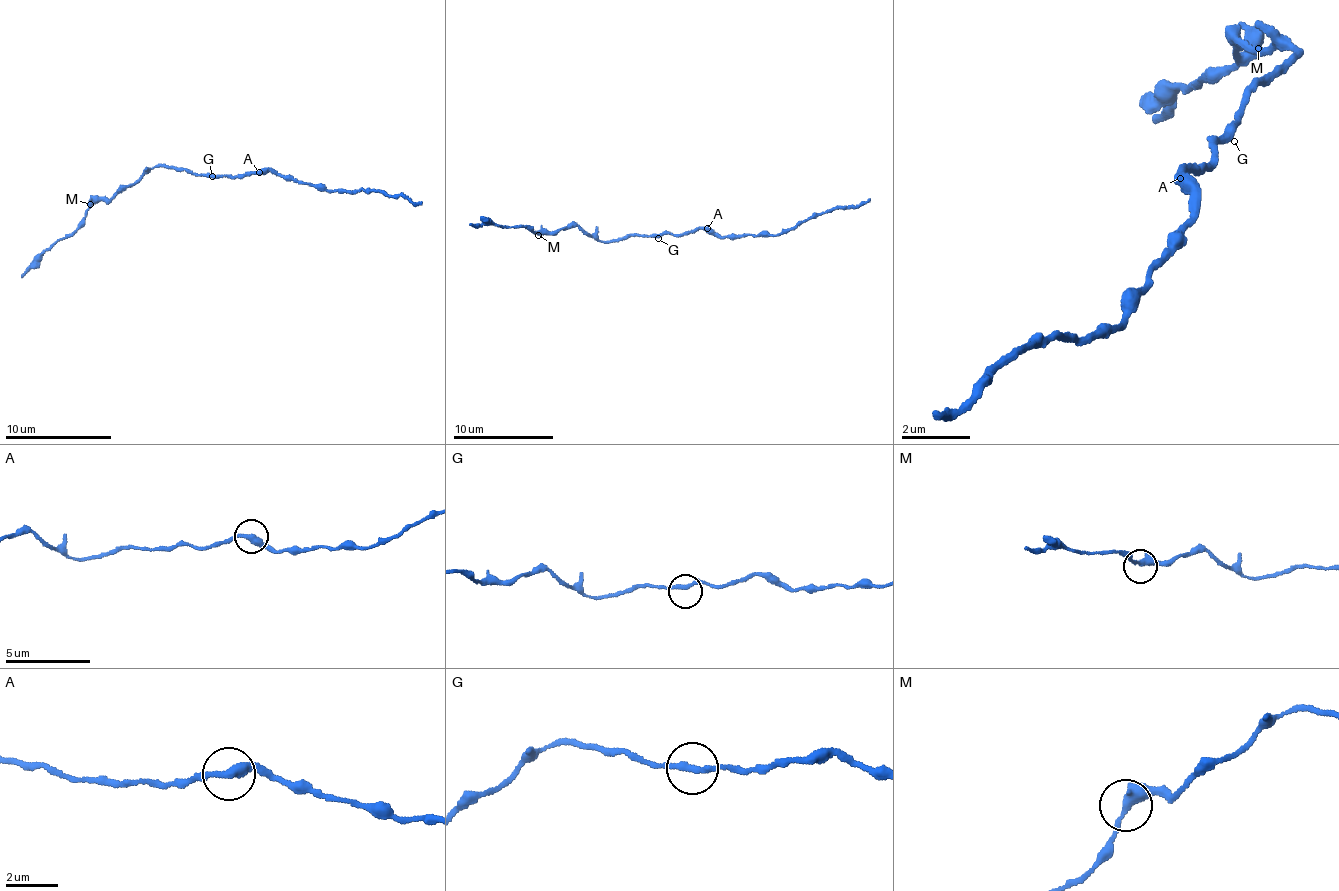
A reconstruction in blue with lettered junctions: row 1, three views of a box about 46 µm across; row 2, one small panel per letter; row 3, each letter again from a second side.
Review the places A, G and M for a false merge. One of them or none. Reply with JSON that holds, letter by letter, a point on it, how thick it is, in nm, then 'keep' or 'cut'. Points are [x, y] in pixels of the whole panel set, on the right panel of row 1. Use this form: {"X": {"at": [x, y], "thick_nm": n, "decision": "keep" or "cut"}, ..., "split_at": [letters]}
{"A": {"at": [1180, 178], "thick_nm": 320, "decision": "cut"}, "G": {"at": [1234, 141], "thick_nm": 200, "decision": "keep"}, "M": {"at": [1258, 48], "thick_nm": 320, "decision": "keep"}, "split_at": ["A"]}

